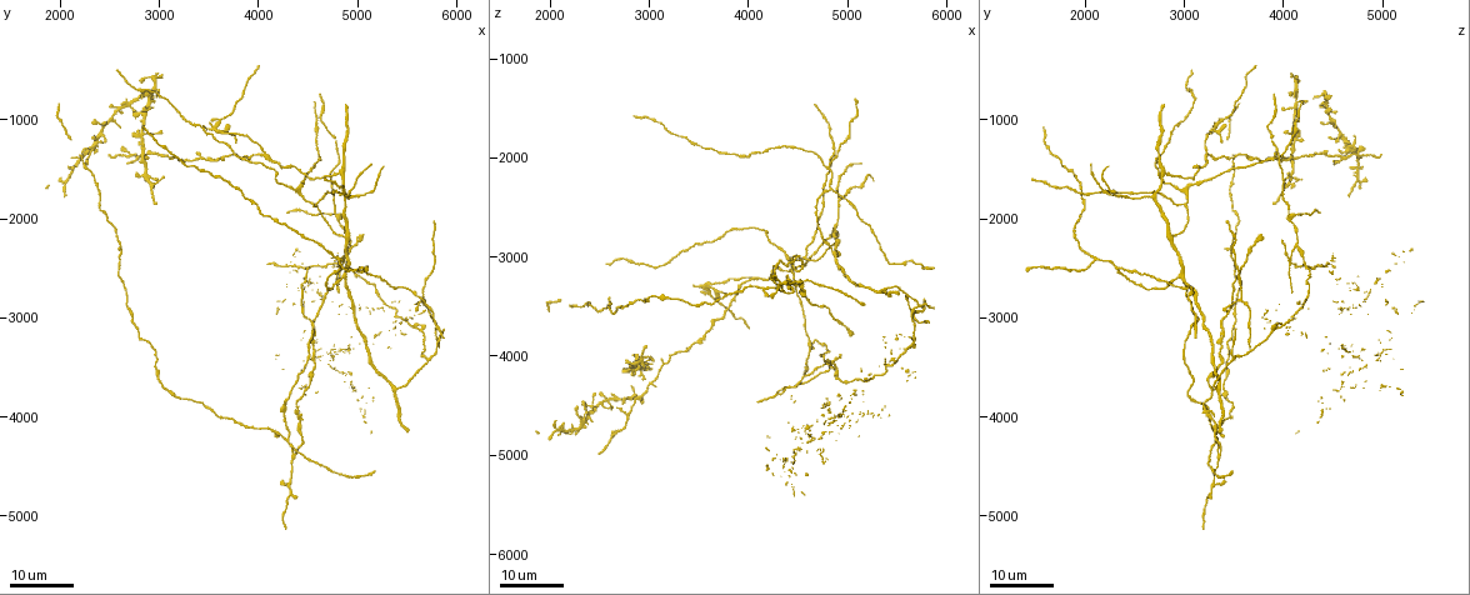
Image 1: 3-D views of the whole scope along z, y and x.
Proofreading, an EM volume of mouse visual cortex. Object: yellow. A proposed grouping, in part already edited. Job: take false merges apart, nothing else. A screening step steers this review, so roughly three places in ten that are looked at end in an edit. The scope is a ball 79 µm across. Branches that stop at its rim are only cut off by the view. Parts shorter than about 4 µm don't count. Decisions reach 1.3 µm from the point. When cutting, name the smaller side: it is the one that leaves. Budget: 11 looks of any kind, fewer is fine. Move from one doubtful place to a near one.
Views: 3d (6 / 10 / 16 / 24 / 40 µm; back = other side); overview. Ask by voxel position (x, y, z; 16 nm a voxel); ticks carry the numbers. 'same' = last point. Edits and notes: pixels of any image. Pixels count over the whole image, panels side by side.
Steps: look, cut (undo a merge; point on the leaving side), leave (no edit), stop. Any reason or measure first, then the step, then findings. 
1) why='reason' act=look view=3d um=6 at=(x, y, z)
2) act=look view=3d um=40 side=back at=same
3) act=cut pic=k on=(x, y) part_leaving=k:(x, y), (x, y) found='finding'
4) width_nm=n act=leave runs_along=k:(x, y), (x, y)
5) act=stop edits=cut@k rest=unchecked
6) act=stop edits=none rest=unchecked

why='three arms meet' act=look view=3d um=24 at=(5380, 3700, 3340)

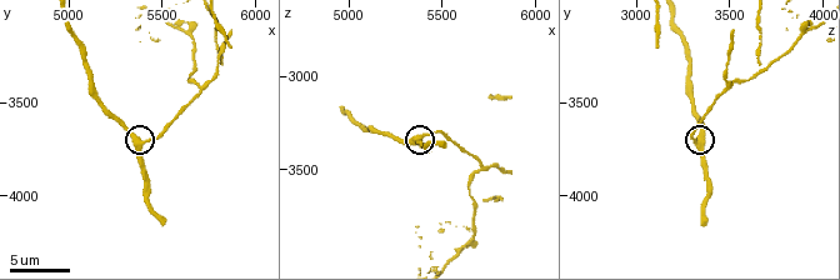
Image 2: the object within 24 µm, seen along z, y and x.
act=look view=3d um=6 at=(5340, 3700, 3340)

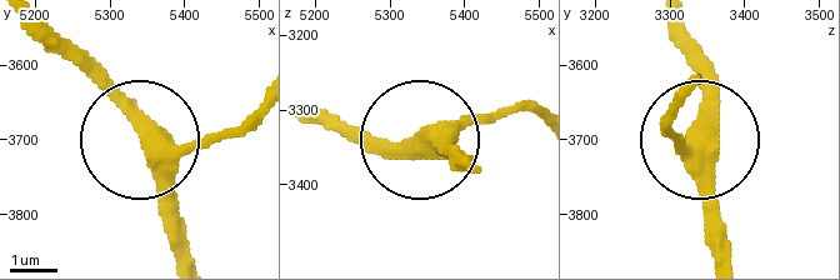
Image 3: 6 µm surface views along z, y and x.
width_nm=420 act=leave found='one cell here'

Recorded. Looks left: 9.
why='thin arm on a thick one' act=look view=3d um=24 at=(4880, 1780, 2660)

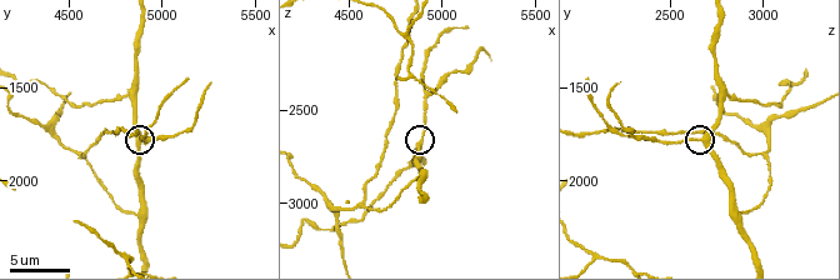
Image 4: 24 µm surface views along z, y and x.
act=look view=3d um=10 at=(4880, 1760, 2680)

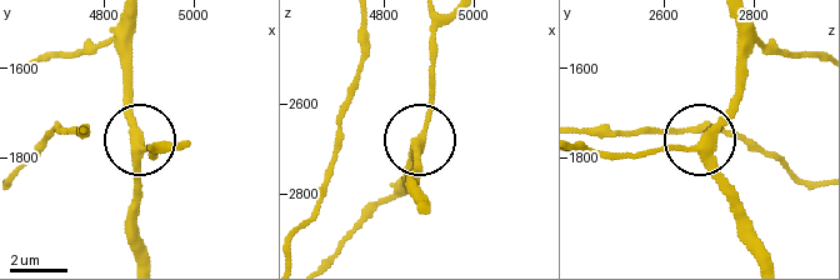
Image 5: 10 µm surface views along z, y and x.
arms=3 act=leave found='one cell here'

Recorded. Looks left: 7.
why='branch point' act=look view=3d um=10 at=(4920, 1780, 2400)

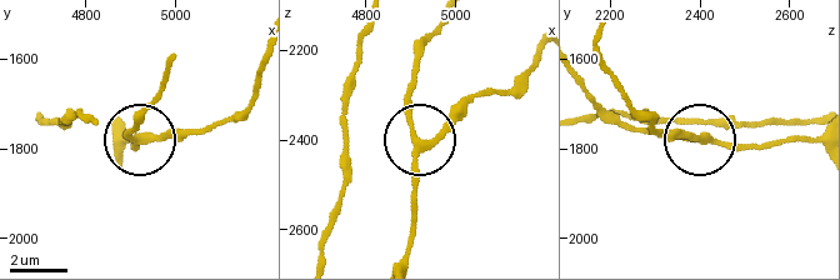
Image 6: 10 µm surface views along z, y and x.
why='closer look' act=look view=3d um=6 at=(4935, 1770, 2415)

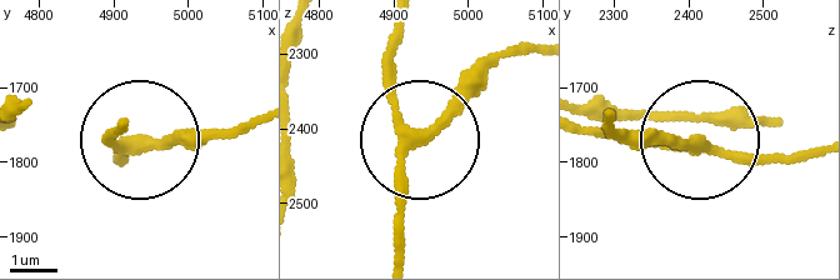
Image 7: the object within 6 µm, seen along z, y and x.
side_arm_um=10 arms=3 act=leave found='all the same cell'

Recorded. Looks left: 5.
why='three-way junction' act=look view=3d um=6 at=(4400, 1720, 3000)

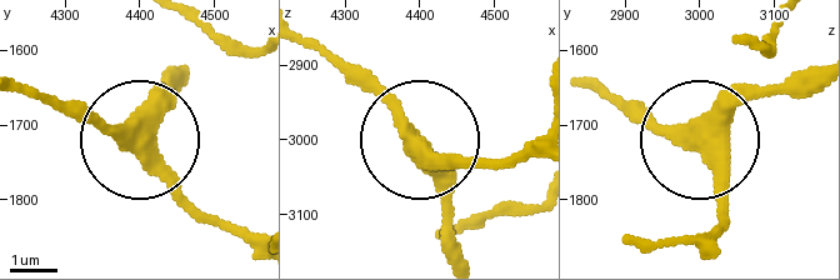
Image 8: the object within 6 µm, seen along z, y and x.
act=look view=3d um=6 side=back at=(4390, 1700, 3005)

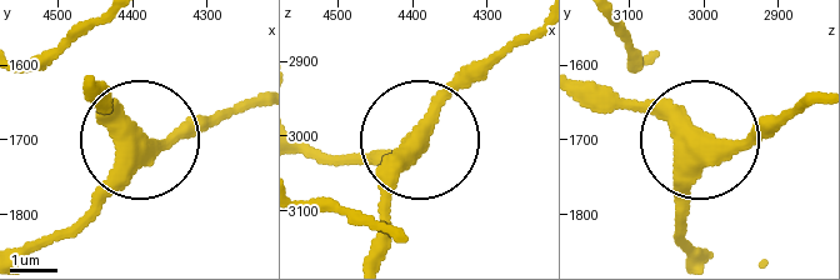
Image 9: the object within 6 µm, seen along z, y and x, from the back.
width_nm=380 act=leave runs_along=9:(309, 148), (356, 160), (416, 148), (385, 195), (376, 255) found='continuous, no second cell'

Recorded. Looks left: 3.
why='side arm on a straight run' act=look view=3d um=16 at=(4840, 2600, 2980)

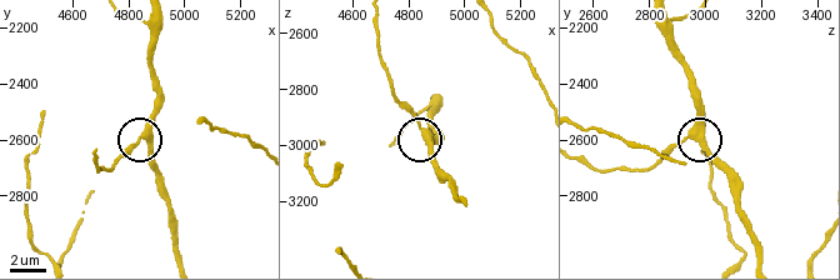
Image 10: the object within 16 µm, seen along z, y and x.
act=look view=3d um=6 at=(4860, 2580, 2950)

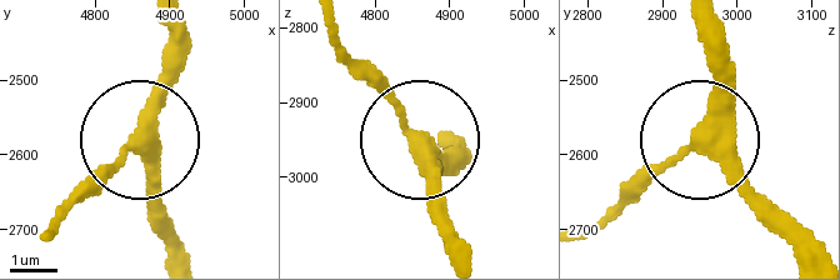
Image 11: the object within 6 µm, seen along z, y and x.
act=leave runs_along=11:(466, 256), (438, 165), (339, 49) found='one cell here'

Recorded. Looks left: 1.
act=stop edits=none rest=unchecked

